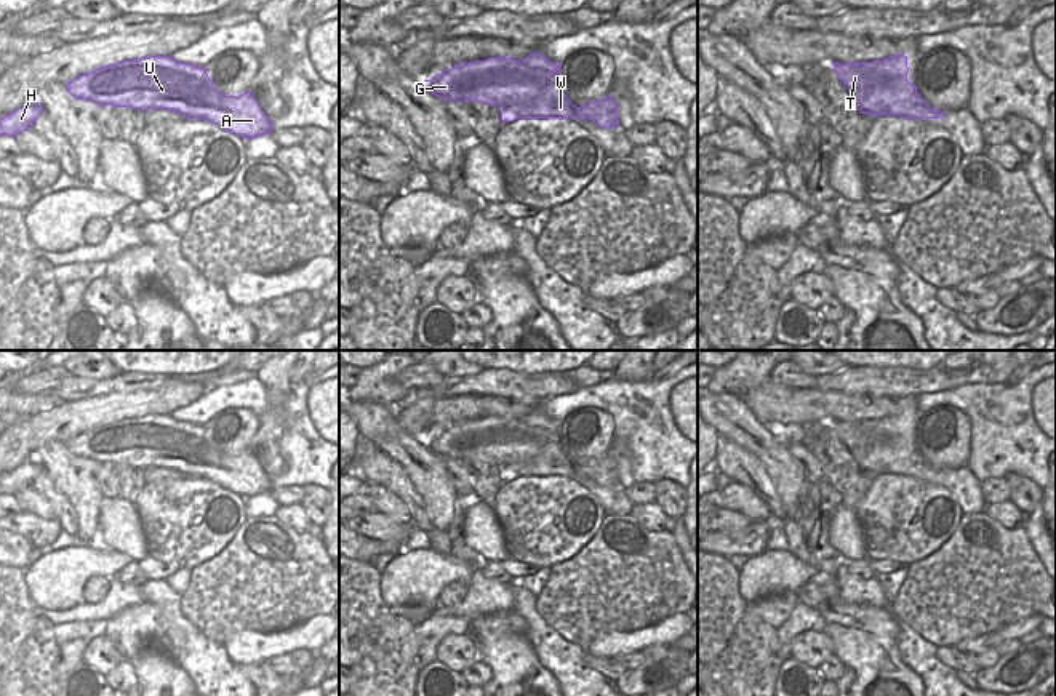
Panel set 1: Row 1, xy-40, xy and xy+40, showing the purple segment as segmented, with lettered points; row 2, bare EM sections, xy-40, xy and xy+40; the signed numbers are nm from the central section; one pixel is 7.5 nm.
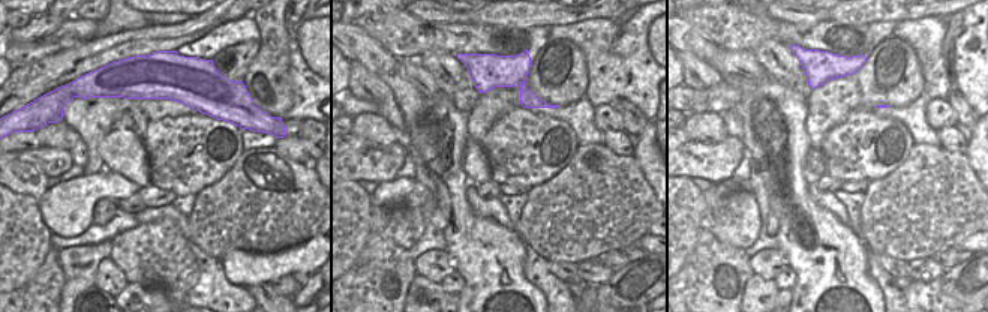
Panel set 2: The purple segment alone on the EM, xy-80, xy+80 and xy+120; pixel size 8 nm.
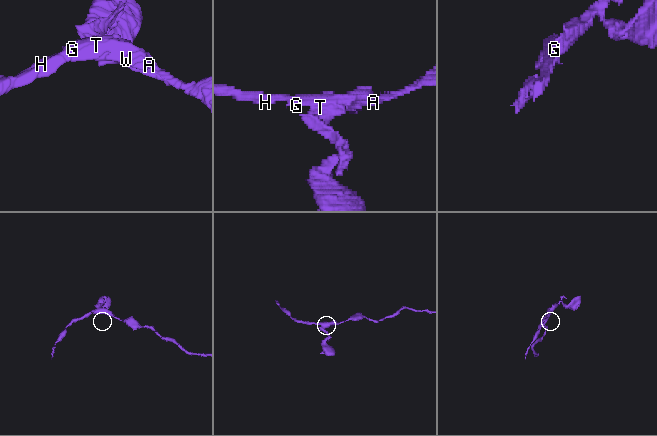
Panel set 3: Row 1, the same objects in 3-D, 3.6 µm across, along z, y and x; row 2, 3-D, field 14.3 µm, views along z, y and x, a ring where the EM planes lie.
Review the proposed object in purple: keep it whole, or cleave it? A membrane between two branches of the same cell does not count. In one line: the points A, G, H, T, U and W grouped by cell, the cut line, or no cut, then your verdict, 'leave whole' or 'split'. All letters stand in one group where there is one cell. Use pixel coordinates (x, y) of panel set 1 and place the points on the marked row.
A G H U W / T; cut in xy+40 along (900, 72), (895, 80), (876, 80), (858, 106); split

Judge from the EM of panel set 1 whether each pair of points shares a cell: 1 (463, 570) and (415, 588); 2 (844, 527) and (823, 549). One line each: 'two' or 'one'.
1: one
2: two

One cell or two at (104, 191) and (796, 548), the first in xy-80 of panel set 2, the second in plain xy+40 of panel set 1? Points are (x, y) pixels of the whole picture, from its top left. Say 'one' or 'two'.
two

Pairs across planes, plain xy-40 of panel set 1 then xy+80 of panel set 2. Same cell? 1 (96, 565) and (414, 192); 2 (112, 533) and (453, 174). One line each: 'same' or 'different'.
1: same
2: different

